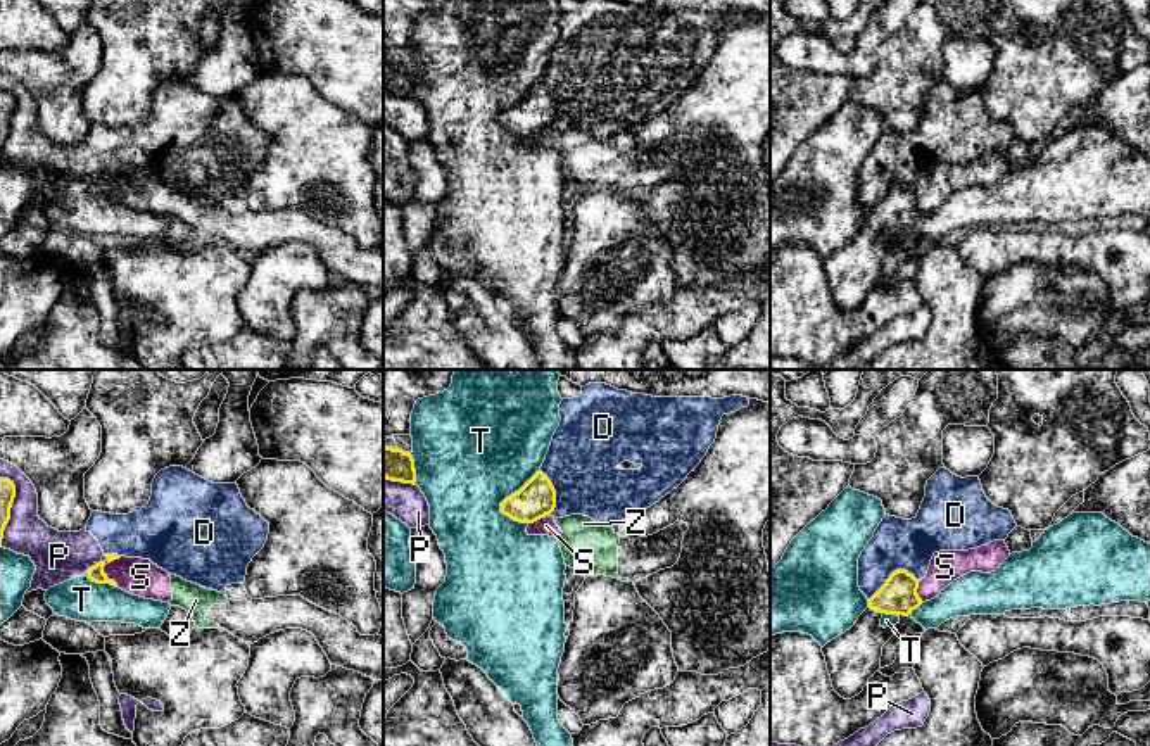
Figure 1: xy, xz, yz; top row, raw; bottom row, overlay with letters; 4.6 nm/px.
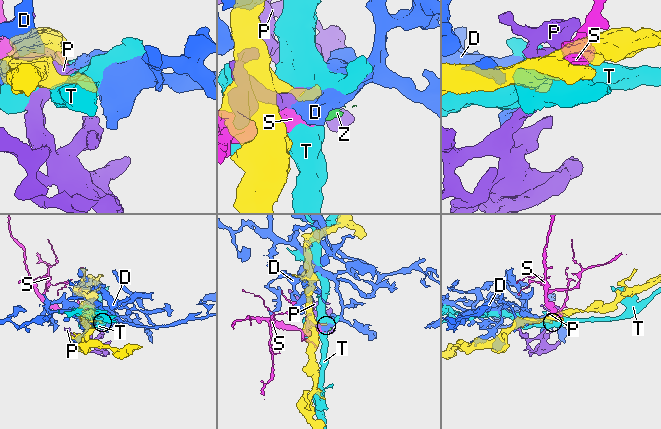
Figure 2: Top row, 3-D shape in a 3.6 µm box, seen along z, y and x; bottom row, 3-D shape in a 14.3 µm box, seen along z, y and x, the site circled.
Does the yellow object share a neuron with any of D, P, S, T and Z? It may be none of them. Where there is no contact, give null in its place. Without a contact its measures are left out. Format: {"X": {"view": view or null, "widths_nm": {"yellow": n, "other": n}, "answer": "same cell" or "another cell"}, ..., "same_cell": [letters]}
{"D": {"view": "yz", "widths_nm": {"yellow": 180, "other": 240}, "answer": "another cell"}, "P": {"view": "xy", "widths_nm": {"yellow": 80, "other": 190}, "answer": "another cell"}, "S": {"view": "xy", "widths_nm": {"yellow": 80, "other": 180}, "answer": "another cell"}, "T": {"view": "xz", "widths_nm": {"yellow": 180, "other": 500}, "answer": "another cell"}, "Z": {"view": "xz", "widths_nm": {"yellow": 180, "other": 20}, "answer": "another cell"}, "same_cell": []}

